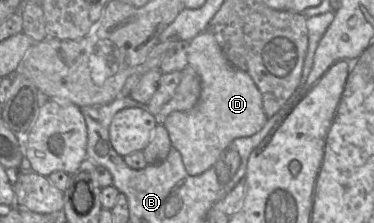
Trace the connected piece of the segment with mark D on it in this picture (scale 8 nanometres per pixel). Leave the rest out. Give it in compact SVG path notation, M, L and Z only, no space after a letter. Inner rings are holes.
M204 31L186 44L188 67L199 76L201 93L191 110L171 113L162 125L168 132L172 148L181 154L185 170L195 176L211 169L233 140L249 137L261 131L268 117L263 110L261 93L252 78L229 63L211 32Z

